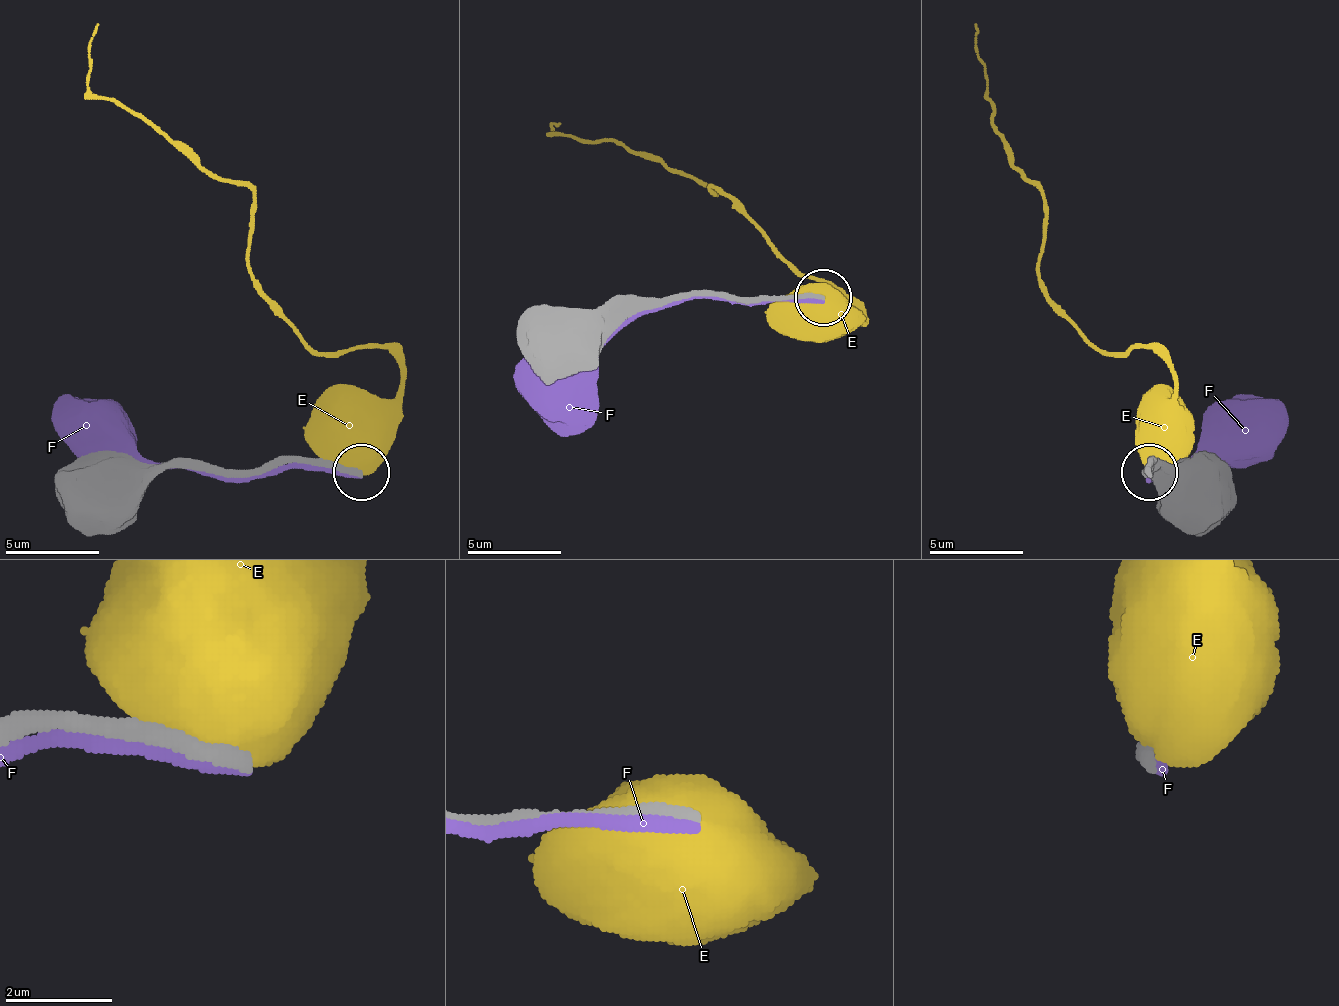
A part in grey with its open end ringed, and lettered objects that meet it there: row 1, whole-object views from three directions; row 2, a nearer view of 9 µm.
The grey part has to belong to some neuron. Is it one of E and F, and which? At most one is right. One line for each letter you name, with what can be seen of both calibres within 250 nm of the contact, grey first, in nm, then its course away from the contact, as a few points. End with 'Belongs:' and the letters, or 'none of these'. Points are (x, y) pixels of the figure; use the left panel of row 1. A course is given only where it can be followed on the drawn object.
Belongs: none of these

